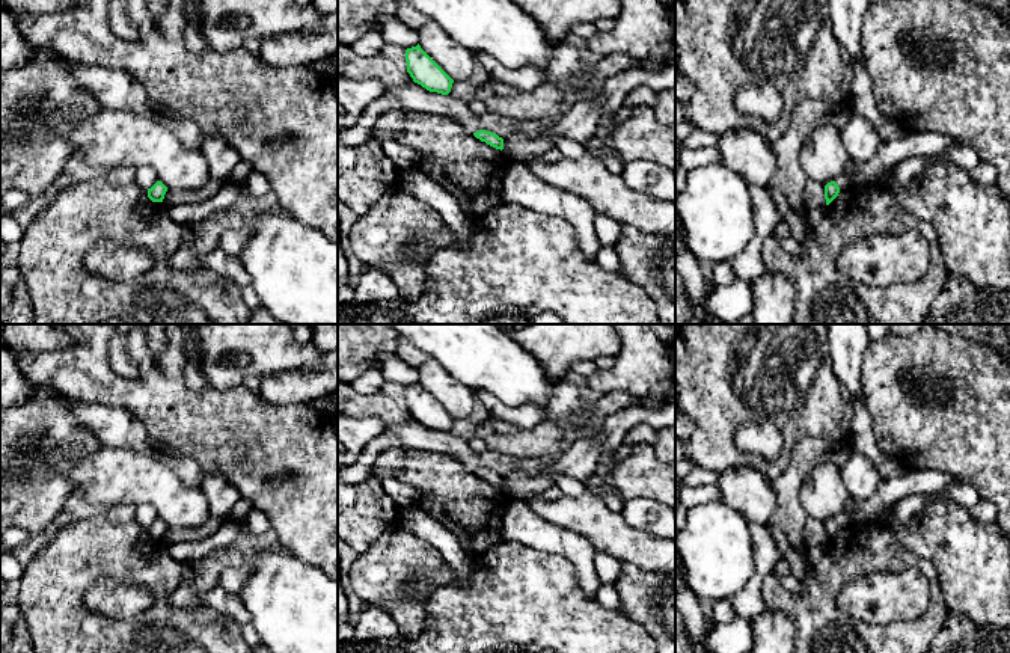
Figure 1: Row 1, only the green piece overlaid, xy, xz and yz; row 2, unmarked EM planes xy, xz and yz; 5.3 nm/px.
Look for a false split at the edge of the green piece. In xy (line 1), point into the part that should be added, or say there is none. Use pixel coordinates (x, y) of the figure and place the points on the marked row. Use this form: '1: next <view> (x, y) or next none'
1: next none

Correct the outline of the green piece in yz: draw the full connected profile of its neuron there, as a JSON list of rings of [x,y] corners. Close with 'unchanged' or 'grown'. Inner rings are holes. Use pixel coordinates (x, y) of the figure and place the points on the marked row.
[[[846,172],[837,176],[835,181],[831,181],[825,185],[825,199],[826,205],[829,205],[841,190],[856,185],[856,179],[852,173]]]; grown

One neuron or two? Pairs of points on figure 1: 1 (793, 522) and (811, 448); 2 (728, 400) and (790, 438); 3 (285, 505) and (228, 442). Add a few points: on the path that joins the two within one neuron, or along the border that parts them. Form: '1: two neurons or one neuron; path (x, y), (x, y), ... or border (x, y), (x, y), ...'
1: one neuron; path (790, 504), (790, 481), (799, 466)
2: one neuron; path (746, 404), (765, 403), (781, 420)
3: one neuron; path (269, 490), (255, 477), (254, 468), (244, 459)

